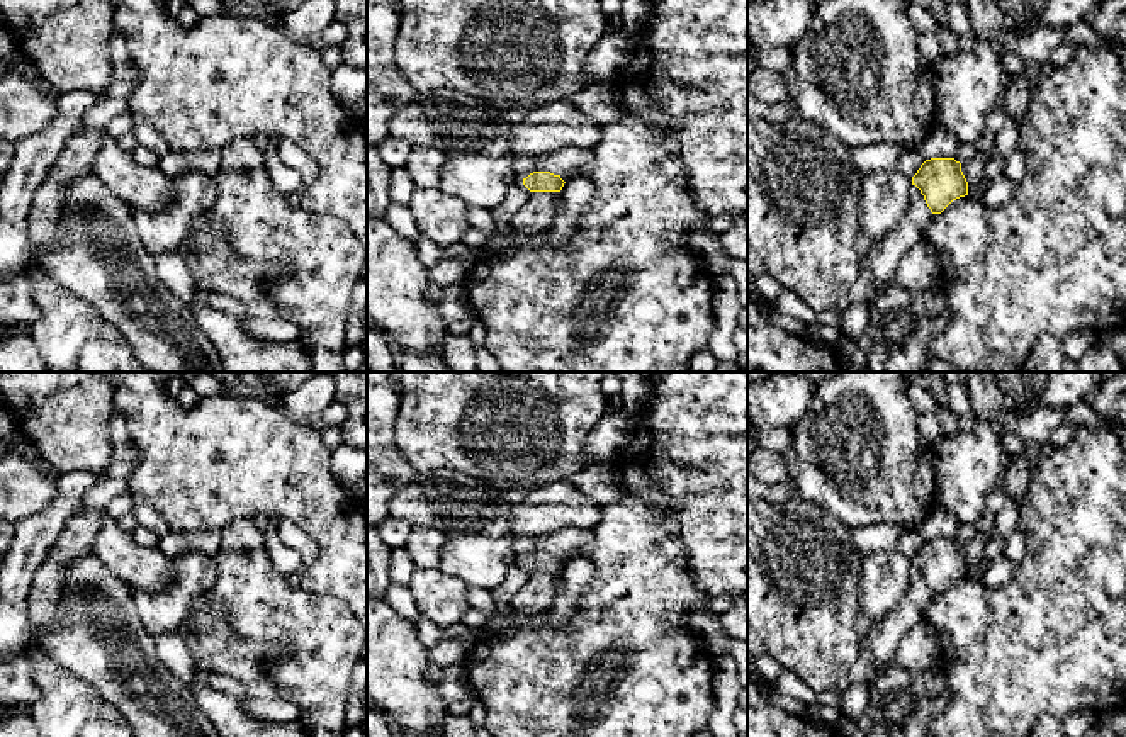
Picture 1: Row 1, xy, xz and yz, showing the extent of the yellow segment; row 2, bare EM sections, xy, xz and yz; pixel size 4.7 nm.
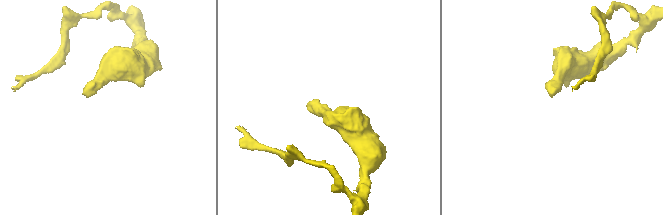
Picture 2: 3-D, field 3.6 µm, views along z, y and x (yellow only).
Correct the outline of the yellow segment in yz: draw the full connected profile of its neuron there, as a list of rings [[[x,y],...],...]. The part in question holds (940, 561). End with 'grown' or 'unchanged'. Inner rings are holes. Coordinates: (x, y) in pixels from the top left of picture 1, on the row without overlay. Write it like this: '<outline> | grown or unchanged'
[[[954,538],[926,540],[912,557],[910,584],[900,603],[873,625],[859,644],[859,657],[849,672],[851,684],[871,684],[875,672],[893,662],[902,639],[924,618],[932,594],[968,576],[961,543]]] | grown

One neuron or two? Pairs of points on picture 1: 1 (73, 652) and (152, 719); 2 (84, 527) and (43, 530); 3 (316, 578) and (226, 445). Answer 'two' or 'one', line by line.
1: one
2: two
3: one

